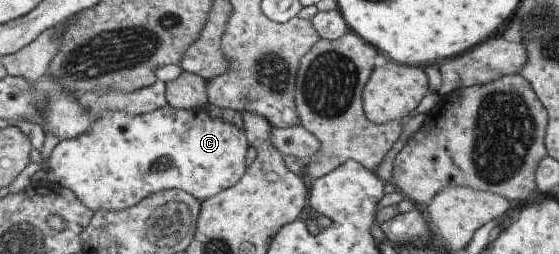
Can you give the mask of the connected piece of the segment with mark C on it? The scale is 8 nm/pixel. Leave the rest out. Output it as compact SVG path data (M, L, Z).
M167 104L144 114L104 112L88 132L61 140L53 148L48 159L47 181L72 189L94 212L122 212L165 190L183 190L204 202L242 180L247 173L250 147L246 130L235 122L212 116L206 109L207 106L176 108Z

